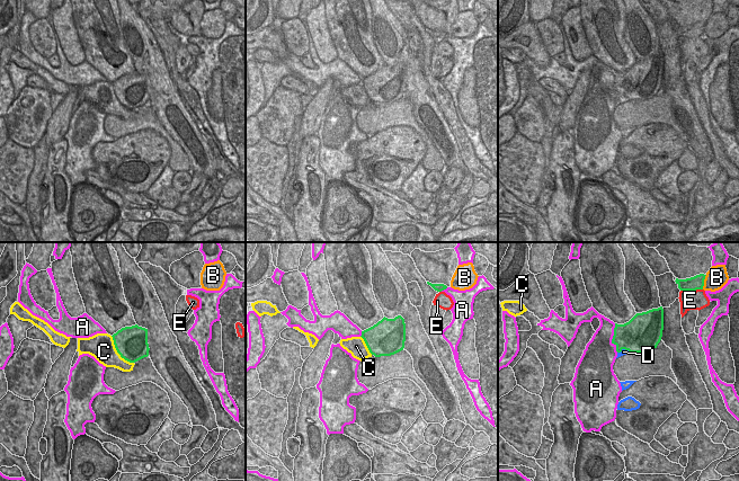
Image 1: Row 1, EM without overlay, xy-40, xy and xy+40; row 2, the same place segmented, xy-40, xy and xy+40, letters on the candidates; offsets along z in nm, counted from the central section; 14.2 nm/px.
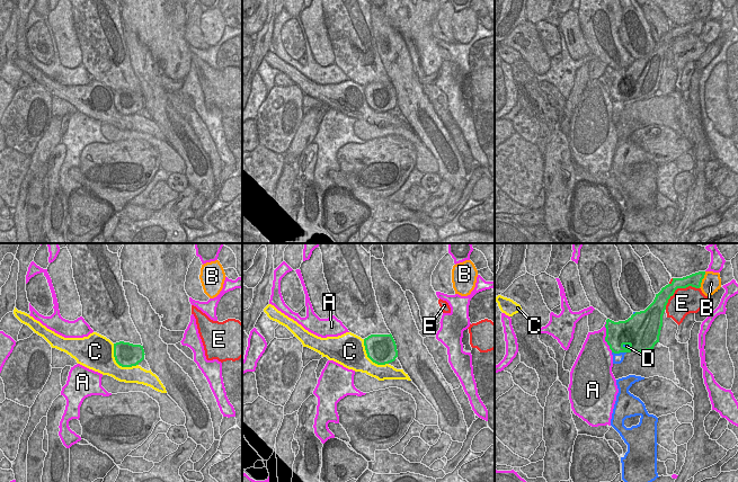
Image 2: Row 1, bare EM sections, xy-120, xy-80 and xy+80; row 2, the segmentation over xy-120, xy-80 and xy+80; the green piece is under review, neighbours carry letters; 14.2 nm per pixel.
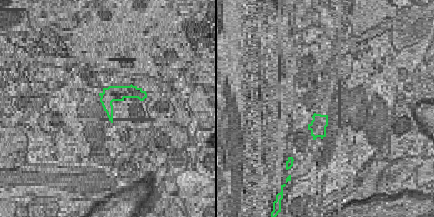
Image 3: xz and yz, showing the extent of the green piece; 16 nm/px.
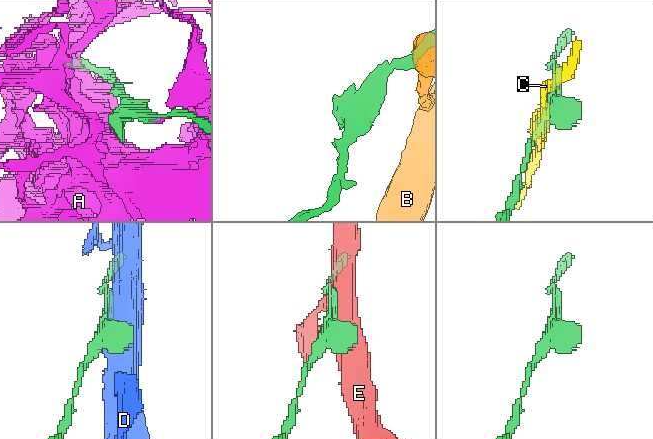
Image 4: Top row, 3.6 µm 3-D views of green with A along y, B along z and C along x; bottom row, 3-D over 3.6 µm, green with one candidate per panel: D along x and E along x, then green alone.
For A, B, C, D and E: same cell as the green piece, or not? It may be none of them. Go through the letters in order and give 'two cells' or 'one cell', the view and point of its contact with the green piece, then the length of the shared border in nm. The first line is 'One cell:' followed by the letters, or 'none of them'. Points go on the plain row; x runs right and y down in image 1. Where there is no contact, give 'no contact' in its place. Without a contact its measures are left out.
One cell: none of them
A: two cells; contact xy+40 (613, 86); length 420 nm
B: two cells; contact xy+40 (703, 29); length 220 nm
C: two cells; contact xy-40 (117, 99); length 500 nm
D: two cells; contact xy+40 (623, 96); length 190 nm
E: two cells; contact xy+40 (691, 37); length 320 nm

